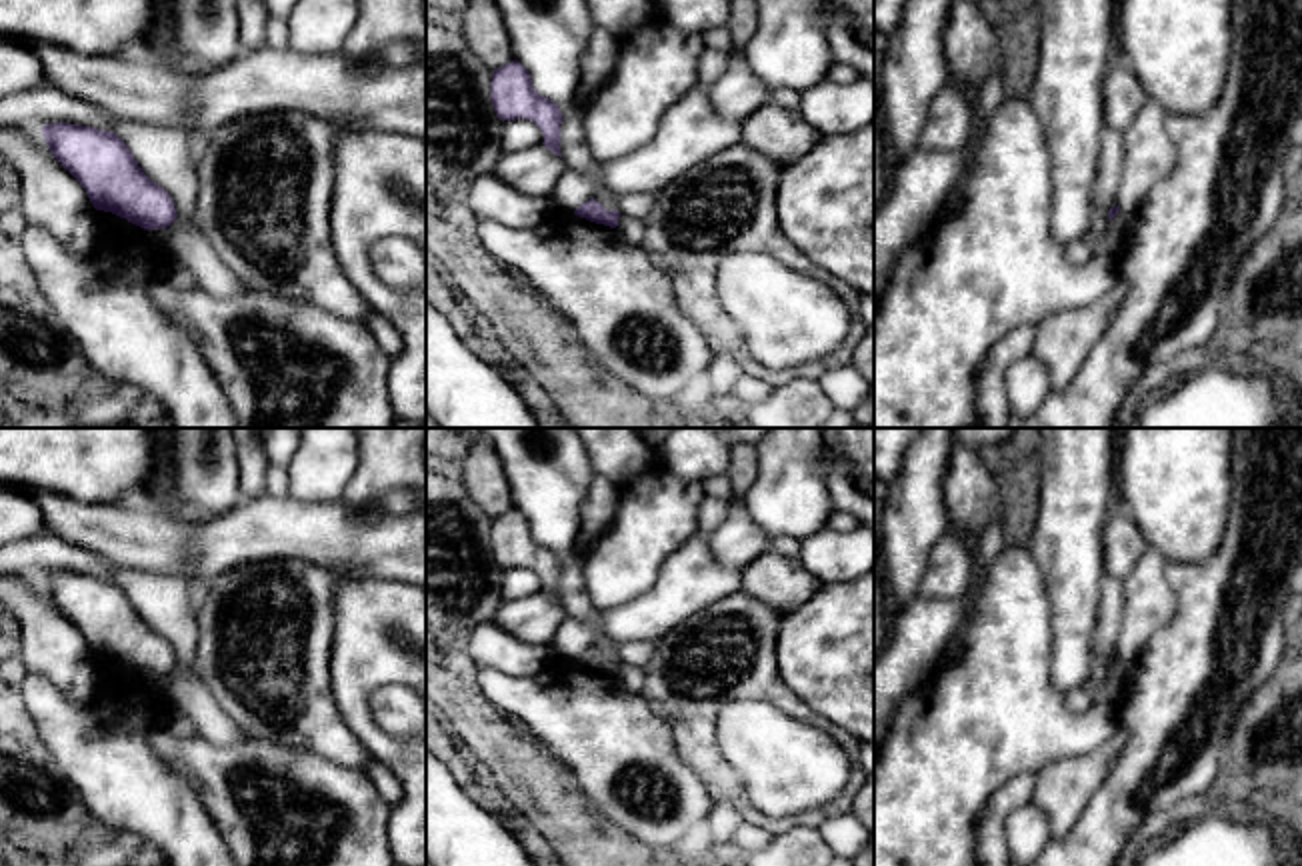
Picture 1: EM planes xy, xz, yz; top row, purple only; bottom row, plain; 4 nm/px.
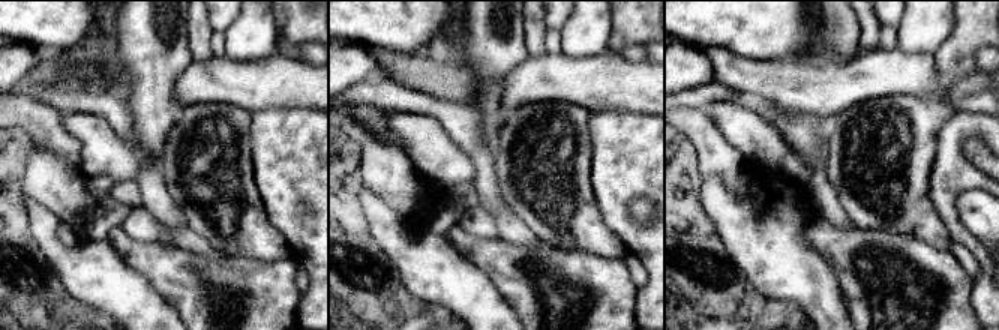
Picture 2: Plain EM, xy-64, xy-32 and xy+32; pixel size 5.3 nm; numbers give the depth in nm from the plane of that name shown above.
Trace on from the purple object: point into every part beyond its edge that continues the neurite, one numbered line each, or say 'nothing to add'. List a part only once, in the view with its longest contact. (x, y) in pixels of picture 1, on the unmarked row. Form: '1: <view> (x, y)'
nothing to add

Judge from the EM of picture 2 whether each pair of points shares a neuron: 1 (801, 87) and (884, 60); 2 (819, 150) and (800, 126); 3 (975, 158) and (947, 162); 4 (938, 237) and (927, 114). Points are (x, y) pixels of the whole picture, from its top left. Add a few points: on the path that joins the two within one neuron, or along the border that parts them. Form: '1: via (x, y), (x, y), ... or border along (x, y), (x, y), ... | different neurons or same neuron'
1: via (822, 86), (837, 86), (863, 78) | same neuron
2: via (815, 144), (804, 132) | same neuron
3: border along (969, 137), (963, 144), (963, 153), (983, 171) | different neurons
4: via (914, 207), (914, 144) | same neuron

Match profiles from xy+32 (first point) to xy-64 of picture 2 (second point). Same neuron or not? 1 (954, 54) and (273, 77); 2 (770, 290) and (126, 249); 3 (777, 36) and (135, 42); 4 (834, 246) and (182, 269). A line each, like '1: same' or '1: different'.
1: different
2: different
3: different
4: same

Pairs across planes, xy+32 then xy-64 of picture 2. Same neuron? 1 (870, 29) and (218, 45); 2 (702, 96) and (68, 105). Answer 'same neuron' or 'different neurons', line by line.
1: different neurons
2: same neuron

